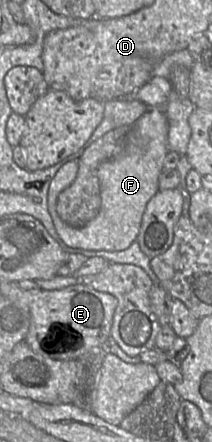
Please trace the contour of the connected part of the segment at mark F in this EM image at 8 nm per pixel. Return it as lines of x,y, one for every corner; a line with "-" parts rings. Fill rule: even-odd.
149,108
126,135
120,155
102,162
98,167
101,207
97,217
81,228
72,228
58,217
56,204
59,194
75,180
79,168
77,160
61,165
48,191
48,211
63,242
72,248
89,251
122,251
127,249
139,233
142,216
148,201
159,190
159,176
168,148
168,120
163,108

